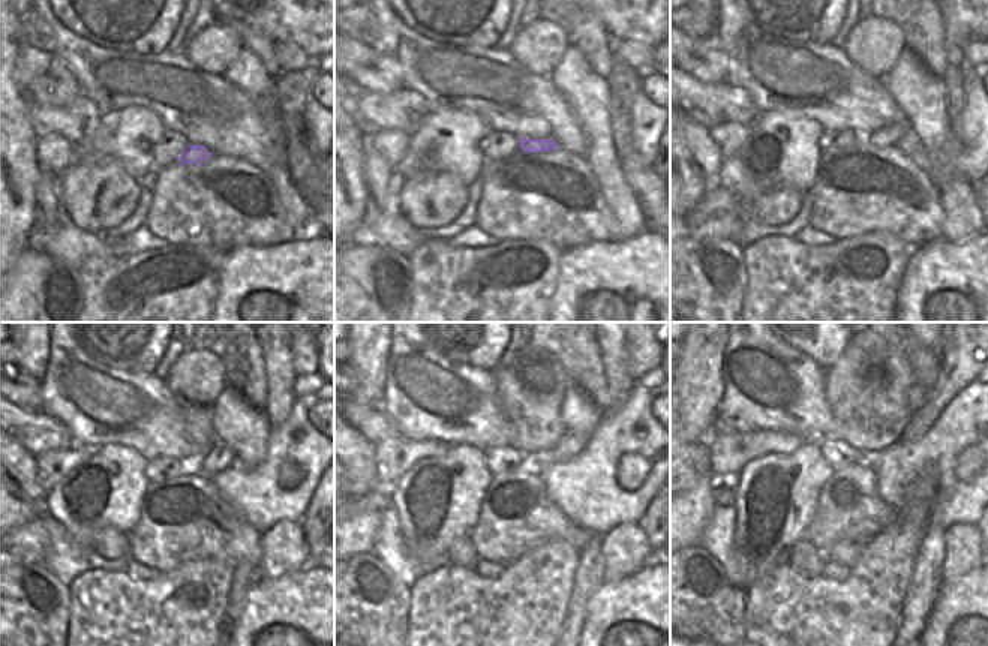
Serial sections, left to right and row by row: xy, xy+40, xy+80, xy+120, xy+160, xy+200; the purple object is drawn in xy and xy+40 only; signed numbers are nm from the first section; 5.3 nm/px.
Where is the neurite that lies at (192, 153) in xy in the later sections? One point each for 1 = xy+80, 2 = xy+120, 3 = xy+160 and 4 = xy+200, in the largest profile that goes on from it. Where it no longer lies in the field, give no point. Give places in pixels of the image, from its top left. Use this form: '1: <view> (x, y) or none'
1: xy+80 (891, 135)
2: xy+120 (221, 457)
3: xy+160 (571, 444)
4: xy+200 (964, 354)

